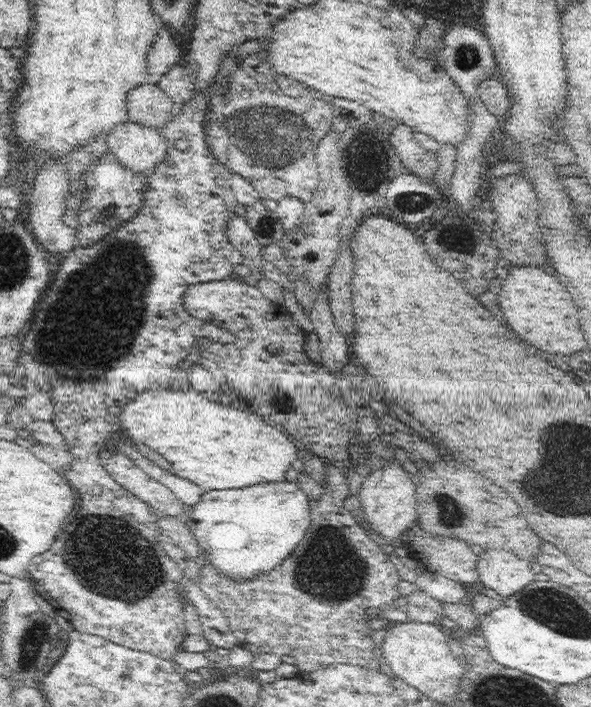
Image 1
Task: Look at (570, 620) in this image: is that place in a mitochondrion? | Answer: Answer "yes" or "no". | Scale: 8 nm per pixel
yes

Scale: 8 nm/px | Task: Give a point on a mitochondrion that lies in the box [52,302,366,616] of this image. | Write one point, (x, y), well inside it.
(105, 556)

